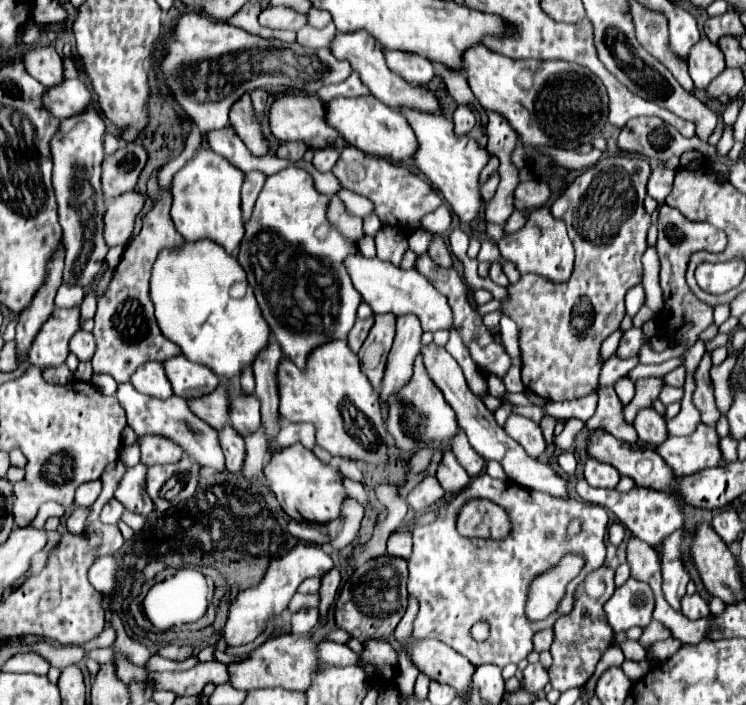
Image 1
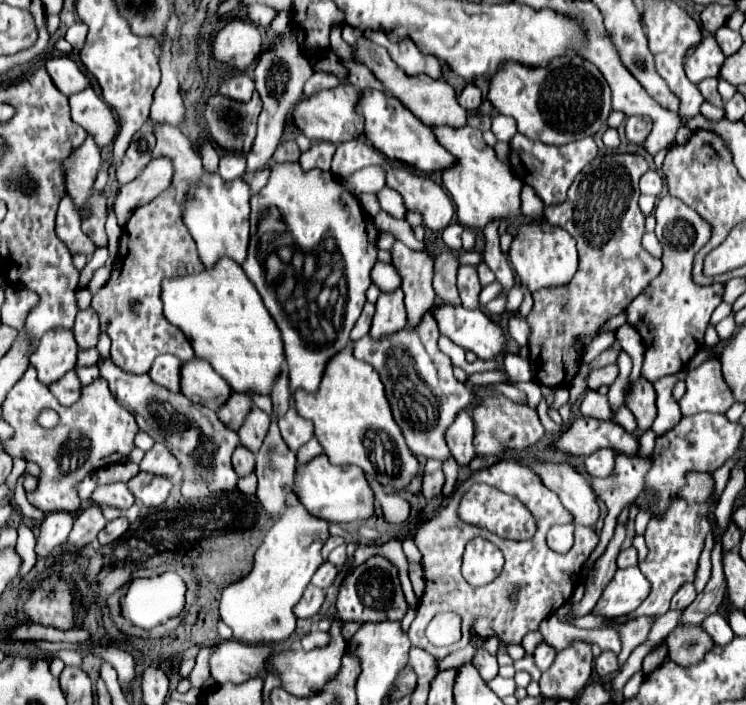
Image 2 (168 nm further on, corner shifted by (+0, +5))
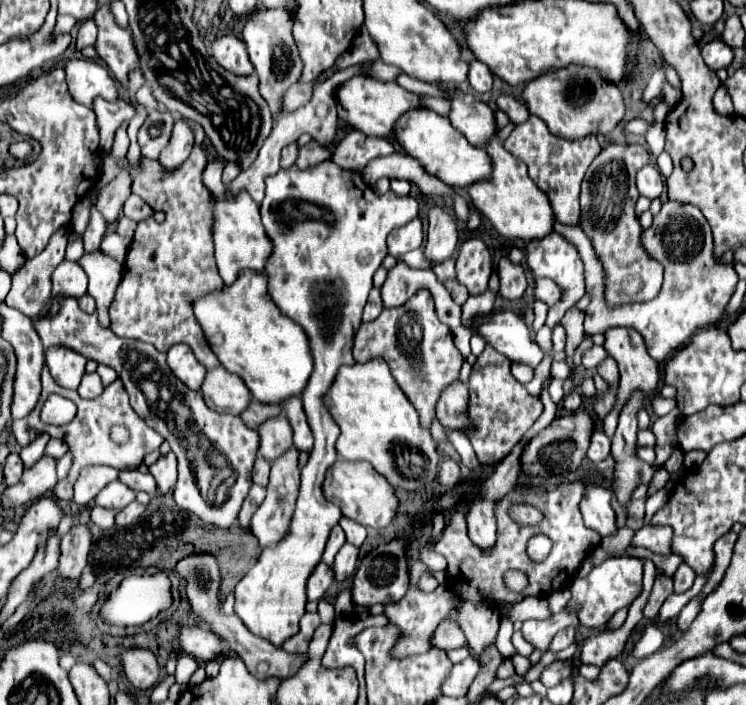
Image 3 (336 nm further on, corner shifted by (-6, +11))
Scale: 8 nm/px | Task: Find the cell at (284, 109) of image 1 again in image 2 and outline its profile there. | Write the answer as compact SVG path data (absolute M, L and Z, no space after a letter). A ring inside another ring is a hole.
M352 84L336 86L330 90L320 90L312 98L298 102L298 106L294 108L294 122L300 128L300 132L304 132L310 140L326 140L332 144L356 140L364 134L362 132L364 118L360 118L360 114L356 114L358 102L360 102L360 92Z

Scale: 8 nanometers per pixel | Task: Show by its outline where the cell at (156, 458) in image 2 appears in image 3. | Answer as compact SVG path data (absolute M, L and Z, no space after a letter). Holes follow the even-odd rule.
M172 452L160 456L154 464L148 466L150 474L156 478L156 484L158 484L158 492L164 494L168 492L174 484L176 484L176 478L178 478L178 468L176 468L176 456Z

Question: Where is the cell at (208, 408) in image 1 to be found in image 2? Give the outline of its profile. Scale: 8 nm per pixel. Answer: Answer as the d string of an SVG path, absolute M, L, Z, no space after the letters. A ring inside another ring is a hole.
M232 392L230 400L222 406L222 410L218 412L218 418L232 430L238 430L244 424L244 418L248 416L248 410L254 408L252 398L248 398L248 394L240 394L240 392Z

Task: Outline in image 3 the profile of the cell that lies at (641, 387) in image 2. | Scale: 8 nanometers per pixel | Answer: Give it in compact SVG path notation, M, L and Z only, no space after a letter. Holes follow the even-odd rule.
M610 328L610 330L606 330L604 348L618 362L618 370L620 370L620 384L618 384L616 402L614 402L614 408L610 410L610 414L604 418L604 432L606 434L612 436L612 414L620 414L622 406L630 400L632 392L636 392L636 390L642 392L650 400L656 416L664 416L664 414L668 414L670 410L676 408L676 400L666 400L656 392L658 384L660 384L660 368L658 368L658 362L648 354L640 332L634 332L632 328Z

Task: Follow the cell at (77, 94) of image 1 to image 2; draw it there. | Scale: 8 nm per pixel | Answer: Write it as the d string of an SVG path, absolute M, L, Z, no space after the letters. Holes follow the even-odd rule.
M92 88L70 96L70 108L72 120L80 124L94 138L96 144L100 144L102 148L112 144L118 132L118 122L112 108Z

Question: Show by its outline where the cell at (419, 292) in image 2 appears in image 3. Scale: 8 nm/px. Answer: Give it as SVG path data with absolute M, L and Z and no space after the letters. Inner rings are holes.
M432 208L432 232L428 232L424 258L438 264L456 252L458 222L442 208Z

